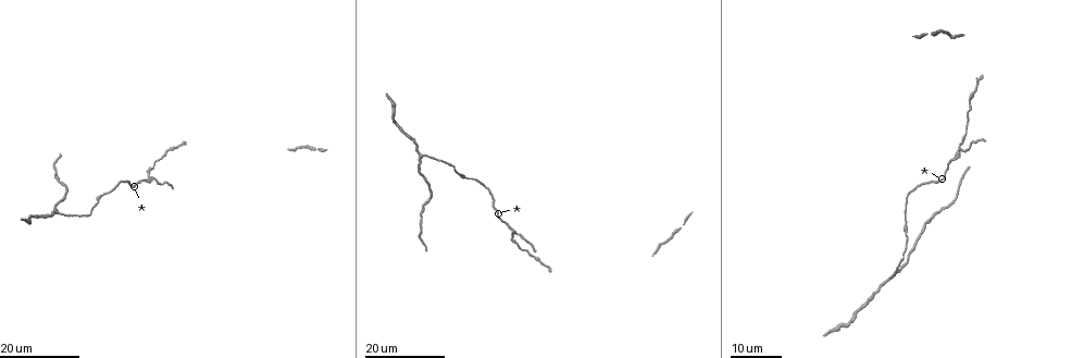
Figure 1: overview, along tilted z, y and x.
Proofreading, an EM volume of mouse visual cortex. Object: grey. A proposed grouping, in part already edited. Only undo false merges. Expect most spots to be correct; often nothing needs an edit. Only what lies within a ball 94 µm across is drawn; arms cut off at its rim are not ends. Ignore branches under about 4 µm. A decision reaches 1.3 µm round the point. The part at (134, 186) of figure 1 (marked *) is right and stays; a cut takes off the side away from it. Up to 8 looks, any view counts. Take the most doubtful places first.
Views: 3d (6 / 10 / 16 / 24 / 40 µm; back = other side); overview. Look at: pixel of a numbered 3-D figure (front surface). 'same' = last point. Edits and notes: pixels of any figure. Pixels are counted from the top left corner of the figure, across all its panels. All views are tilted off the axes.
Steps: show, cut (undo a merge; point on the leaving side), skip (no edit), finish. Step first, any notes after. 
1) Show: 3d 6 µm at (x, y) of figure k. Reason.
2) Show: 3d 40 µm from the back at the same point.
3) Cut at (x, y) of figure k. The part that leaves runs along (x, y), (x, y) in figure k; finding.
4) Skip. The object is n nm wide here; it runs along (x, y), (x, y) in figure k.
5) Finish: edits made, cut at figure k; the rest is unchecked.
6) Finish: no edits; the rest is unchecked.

Show: 3d 24 µm at (152, 179) of figure 1. Two arms in line, one across.

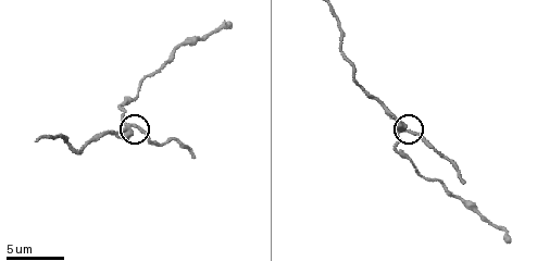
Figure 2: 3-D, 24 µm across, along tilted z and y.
Show: 3d 6 µm at (128, 124) of figure 2. Zoom in.

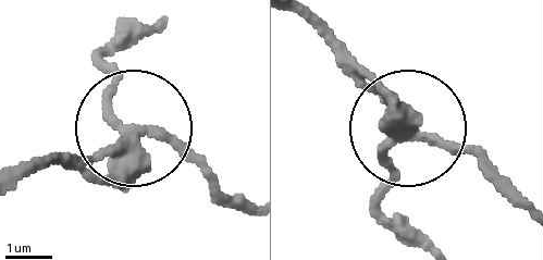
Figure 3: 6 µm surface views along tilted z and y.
Skip. The object is 300 nm wide here; it runs along (17, 181), (152, 127), (247, 200) in figure 3; all the same cell.

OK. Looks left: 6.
Show: 3d 16 µm at (58, 211) of figure 1. Arms part here.

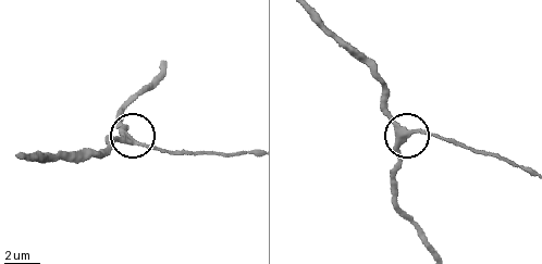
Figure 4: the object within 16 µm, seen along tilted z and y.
Show: 3d 10 µm at (123, 140) of figure 4.

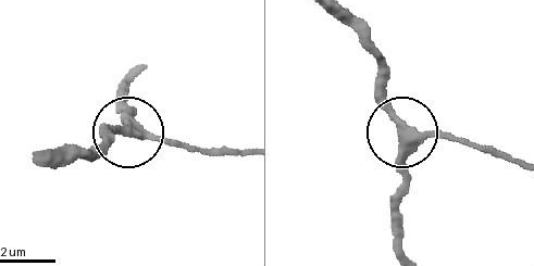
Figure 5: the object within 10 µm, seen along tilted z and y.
Skip. 3 arms meet here; it runs along (518, 164), (434, 134), (401, 130), (371, 49) in figure 5; one cell here.

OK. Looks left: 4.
Show: 3d 10 µm at (178, 49) of figure 2. Calibre changes.

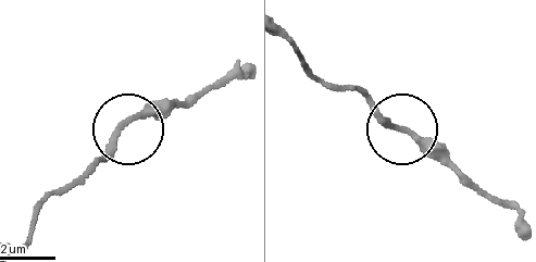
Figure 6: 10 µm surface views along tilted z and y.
Show: 3d 6 µm at (398, 128) of figure 6.

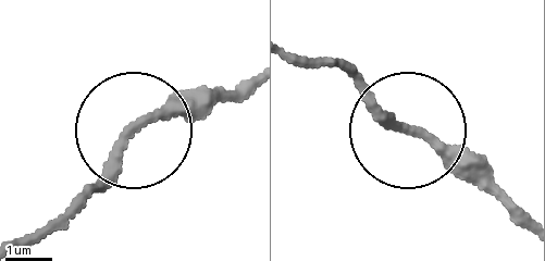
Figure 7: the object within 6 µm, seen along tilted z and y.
Skip. One cell here.

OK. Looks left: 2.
Show: 3d 16 µm at (455, 166) of figure 1. Calibre changes.

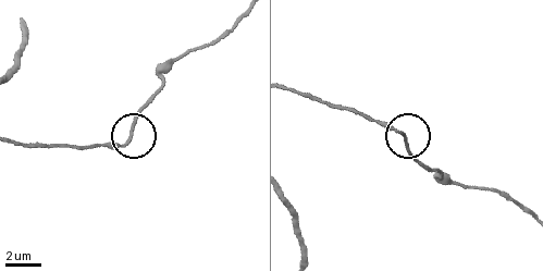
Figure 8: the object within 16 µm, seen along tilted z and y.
Show: 3d 10 µm at (132, 136) of figure 8.

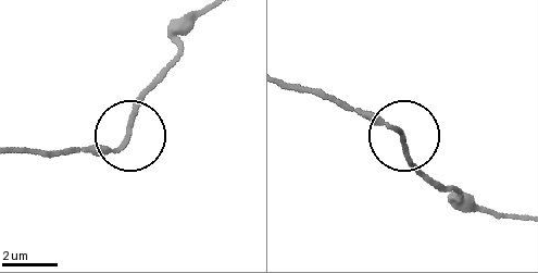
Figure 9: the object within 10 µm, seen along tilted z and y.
Skip. The object is 150 nm wide here; it runs along (504, 213), (428, 177), (397, 128), (341, 101) in figure 9; continuous, no second cell.

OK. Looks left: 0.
Finish: no edits; the rest is unchecked.

